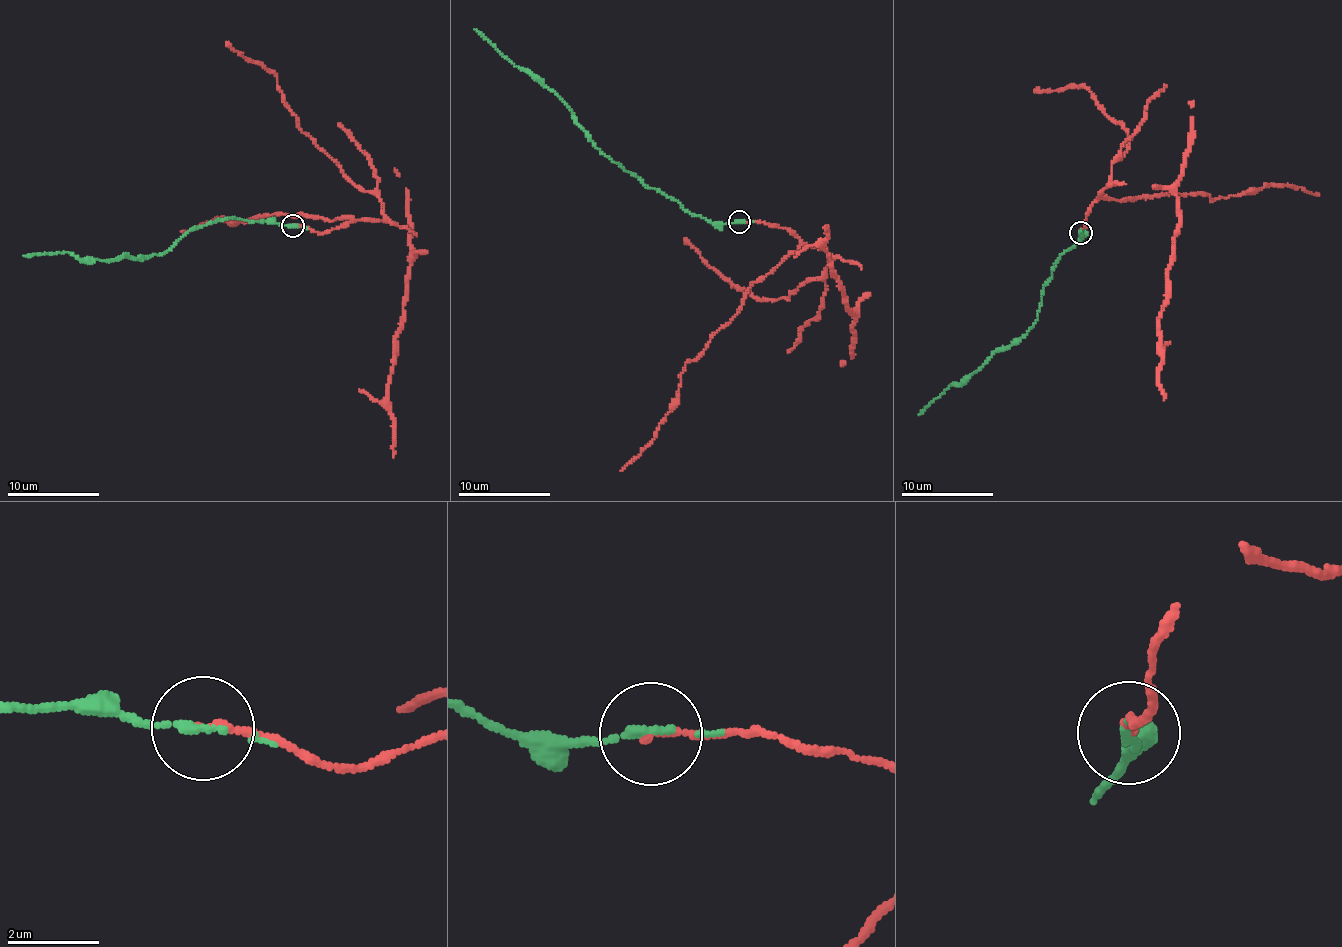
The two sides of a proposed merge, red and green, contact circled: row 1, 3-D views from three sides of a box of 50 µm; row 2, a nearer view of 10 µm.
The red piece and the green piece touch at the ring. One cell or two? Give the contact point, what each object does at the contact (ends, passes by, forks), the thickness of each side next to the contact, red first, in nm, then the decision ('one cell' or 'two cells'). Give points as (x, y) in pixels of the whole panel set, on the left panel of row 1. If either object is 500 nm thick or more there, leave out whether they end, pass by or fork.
place (292, 225); red ends; green passes by; calibres 160 and 150 nm; one cell

